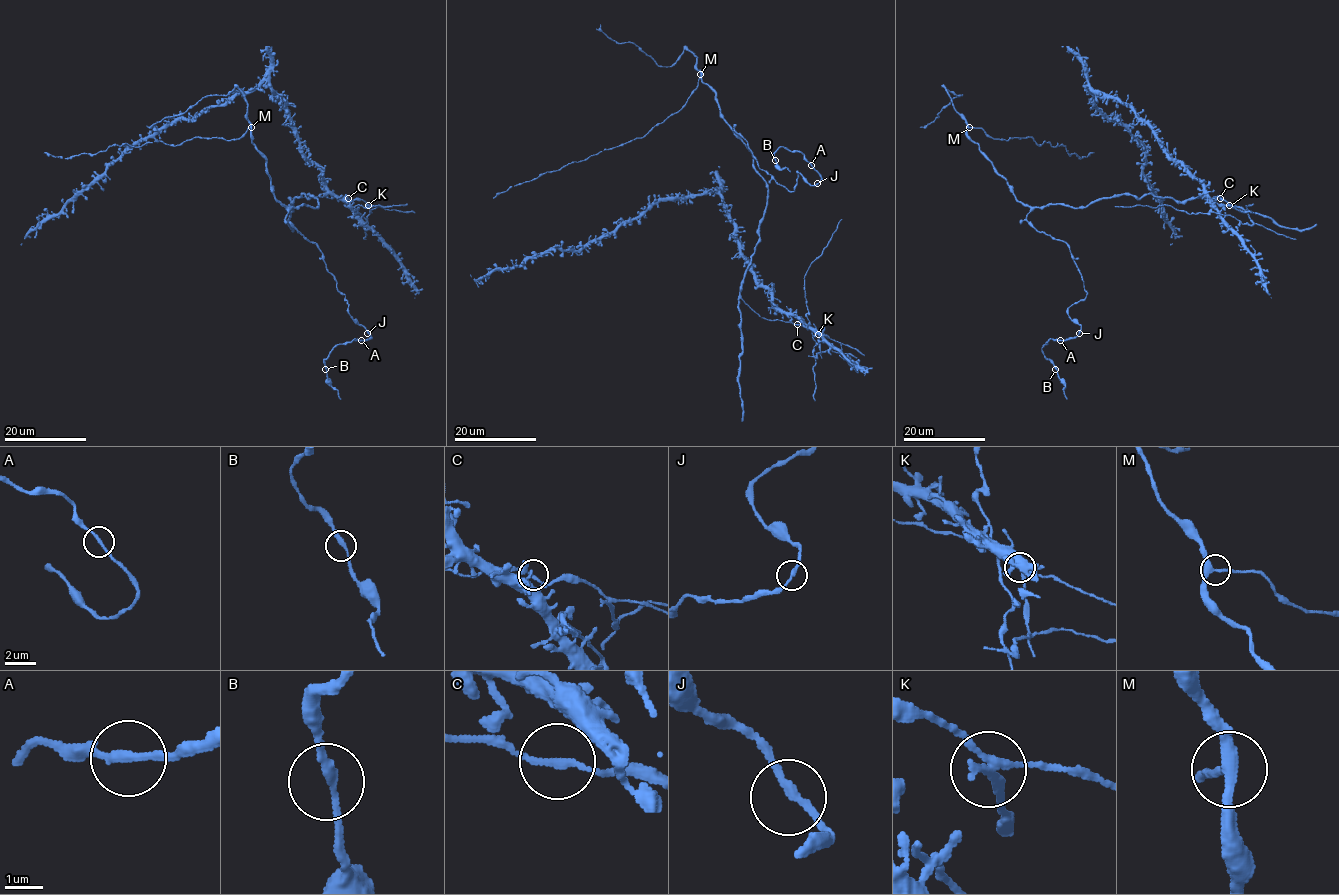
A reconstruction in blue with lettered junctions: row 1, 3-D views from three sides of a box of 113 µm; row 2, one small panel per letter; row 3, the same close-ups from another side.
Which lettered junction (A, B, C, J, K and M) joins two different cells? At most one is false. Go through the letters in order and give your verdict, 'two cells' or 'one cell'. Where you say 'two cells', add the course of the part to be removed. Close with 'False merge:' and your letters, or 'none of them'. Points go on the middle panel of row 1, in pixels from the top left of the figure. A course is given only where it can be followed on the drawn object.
A: one cell
B: one cell
C: one cell
J: one cell
K: two cells; foreign part runs (818, 334), (820, 351), (815, 357), (816, 342), (807, 317), (804, 276), (841, 219)
M: one cell
False merge: K

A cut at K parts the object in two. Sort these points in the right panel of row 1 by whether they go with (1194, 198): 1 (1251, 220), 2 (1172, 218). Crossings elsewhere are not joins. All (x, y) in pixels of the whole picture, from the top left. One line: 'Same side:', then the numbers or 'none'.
Same side: 2

